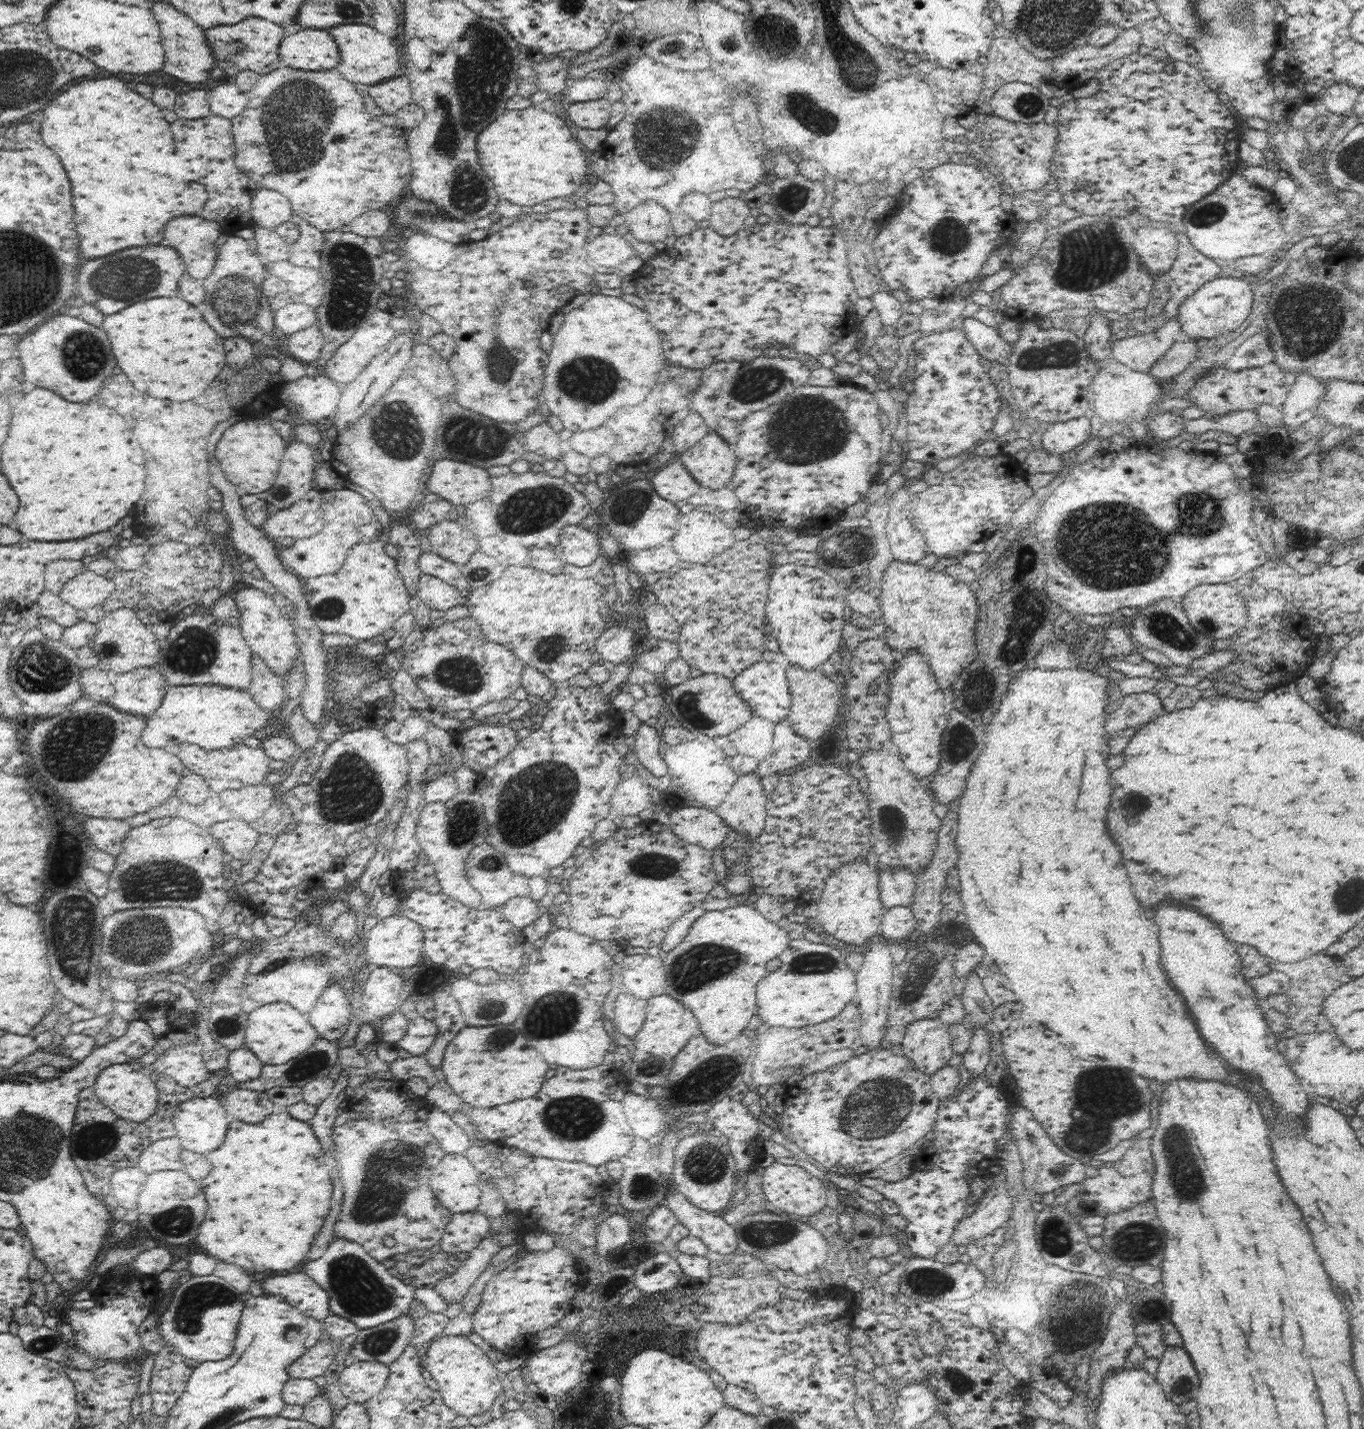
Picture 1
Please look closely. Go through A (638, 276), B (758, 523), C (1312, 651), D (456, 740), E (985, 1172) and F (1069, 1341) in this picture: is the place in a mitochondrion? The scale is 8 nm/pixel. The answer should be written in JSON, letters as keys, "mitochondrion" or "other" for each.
{"A":"other","B":"other","C":"other","D":"other","E":"other","F":"mitochondrion"}

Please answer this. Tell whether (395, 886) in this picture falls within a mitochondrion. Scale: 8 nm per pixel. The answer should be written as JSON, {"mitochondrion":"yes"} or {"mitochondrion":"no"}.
{"mitochondrion":"no"}

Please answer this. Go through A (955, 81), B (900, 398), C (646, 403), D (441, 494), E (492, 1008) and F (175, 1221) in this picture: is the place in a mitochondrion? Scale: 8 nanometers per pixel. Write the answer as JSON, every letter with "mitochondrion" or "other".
{"A":"other","B":"other","C":"other","D":"other","E":"mitochondrion","F":"mitochondrion"}

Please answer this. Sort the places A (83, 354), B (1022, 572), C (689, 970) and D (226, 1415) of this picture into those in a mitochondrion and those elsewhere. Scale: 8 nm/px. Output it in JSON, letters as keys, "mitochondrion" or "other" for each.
{"A":"mitochondrion","B":"mitochondrion","C":"mitochondrion","D":"mitochondrion"}

